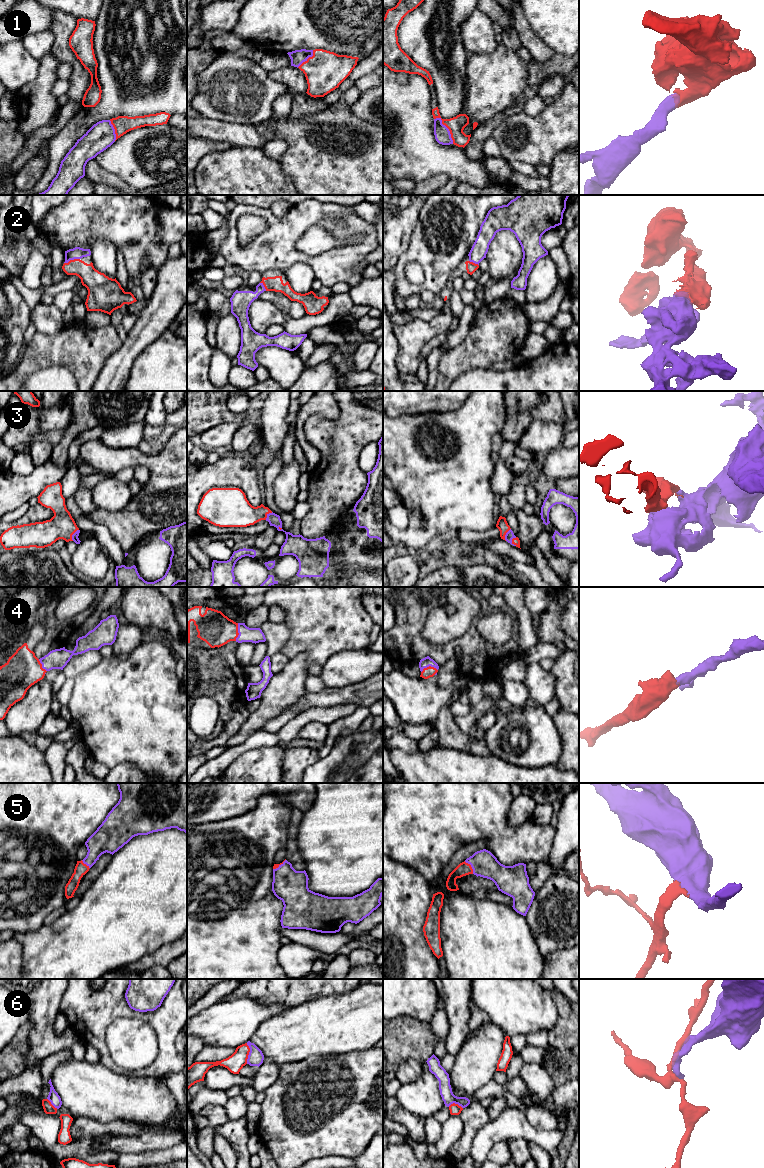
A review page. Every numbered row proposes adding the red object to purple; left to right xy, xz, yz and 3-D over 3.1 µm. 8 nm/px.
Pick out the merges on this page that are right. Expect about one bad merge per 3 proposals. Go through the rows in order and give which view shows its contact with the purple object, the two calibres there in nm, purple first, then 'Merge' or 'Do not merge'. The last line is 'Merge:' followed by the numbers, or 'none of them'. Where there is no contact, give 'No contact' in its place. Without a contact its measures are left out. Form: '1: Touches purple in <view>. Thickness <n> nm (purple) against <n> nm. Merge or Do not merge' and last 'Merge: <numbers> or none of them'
1: Touches purple in yz. Thickness 130 nm (purple) against 140 nm. Merge
2: Touches purple in xy. Thickness 100 nm (purple) against 170 nm. Merge
3: Touches purple in yz. Thickness 70 nm (purple) against 60 nm. Merge
4: Touches purple in xz. Thickness 130 nm (purple) against 260 nm. Merge
5: Touches purple in yz. Thickness 200 nm (purple) against 110 nm. Merge
6: Touches purple in xz. Thickness 130 nm (purple) against 140 nm. Do not merge
Merge: 1, 2, 3, 4, 5

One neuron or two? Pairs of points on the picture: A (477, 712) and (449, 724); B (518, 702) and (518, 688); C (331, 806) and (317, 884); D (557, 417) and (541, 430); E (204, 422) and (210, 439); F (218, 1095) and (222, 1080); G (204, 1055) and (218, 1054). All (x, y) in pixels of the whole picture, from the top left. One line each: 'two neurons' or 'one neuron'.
A: two neurons
B: one neuron
C: one neuron
D: two neurons
E: two neurons
F: two neurons
G: one neuron

